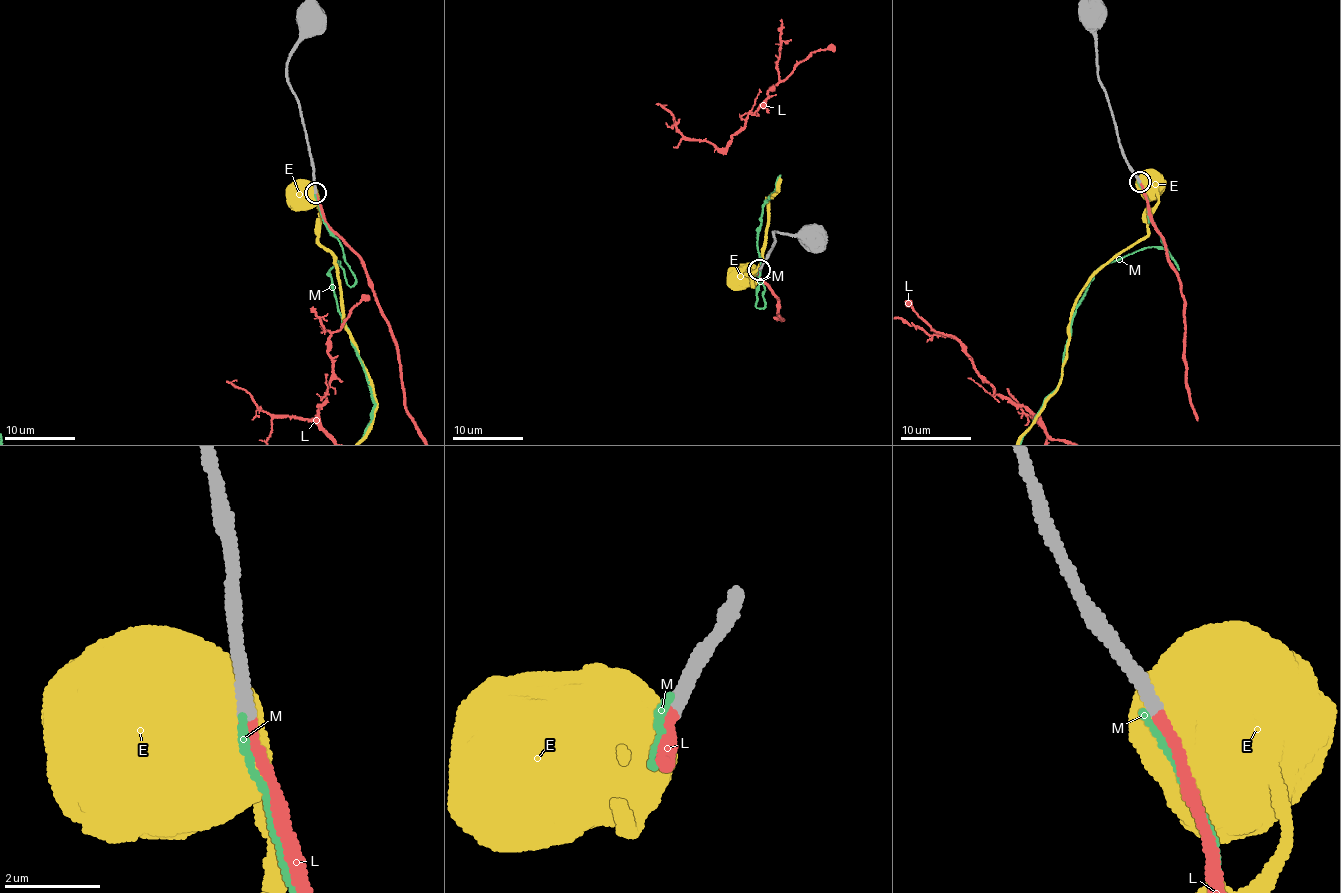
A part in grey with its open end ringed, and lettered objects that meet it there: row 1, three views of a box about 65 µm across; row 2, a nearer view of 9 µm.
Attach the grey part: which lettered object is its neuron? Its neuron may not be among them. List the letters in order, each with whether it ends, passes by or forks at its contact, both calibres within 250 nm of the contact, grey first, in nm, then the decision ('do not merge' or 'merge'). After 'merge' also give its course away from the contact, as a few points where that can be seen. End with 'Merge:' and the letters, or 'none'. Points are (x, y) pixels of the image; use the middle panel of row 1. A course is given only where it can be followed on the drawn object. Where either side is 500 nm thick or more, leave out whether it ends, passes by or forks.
E: 300/1100 nm | do not merge
L: it ends | 280/240 nm | merge
M: it ends | 280/160 nm | do not merge
Merge: L

